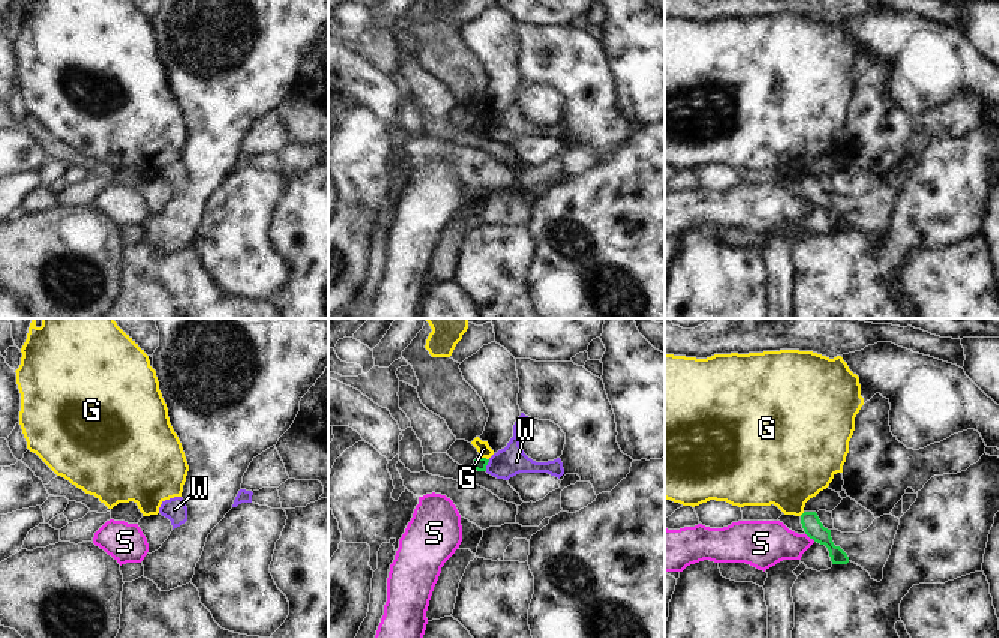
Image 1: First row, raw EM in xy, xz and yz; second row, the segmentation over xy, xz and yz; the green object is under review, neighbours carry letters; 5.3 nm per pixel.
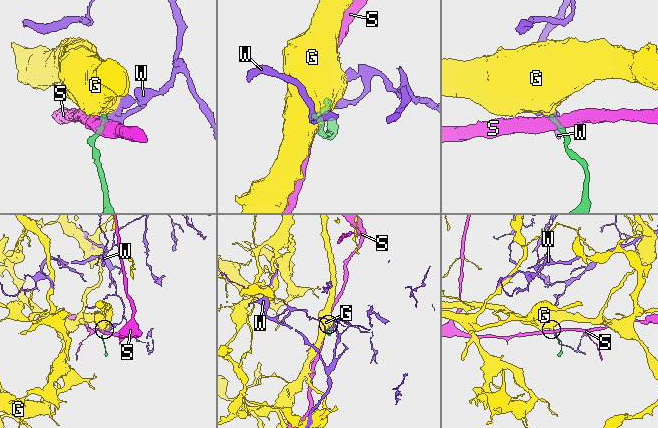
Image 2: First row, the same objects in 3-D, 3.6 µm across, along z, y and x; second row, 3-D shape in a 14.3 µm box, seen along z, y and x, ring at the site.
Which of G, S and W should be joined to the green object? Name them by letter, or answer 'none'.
none

